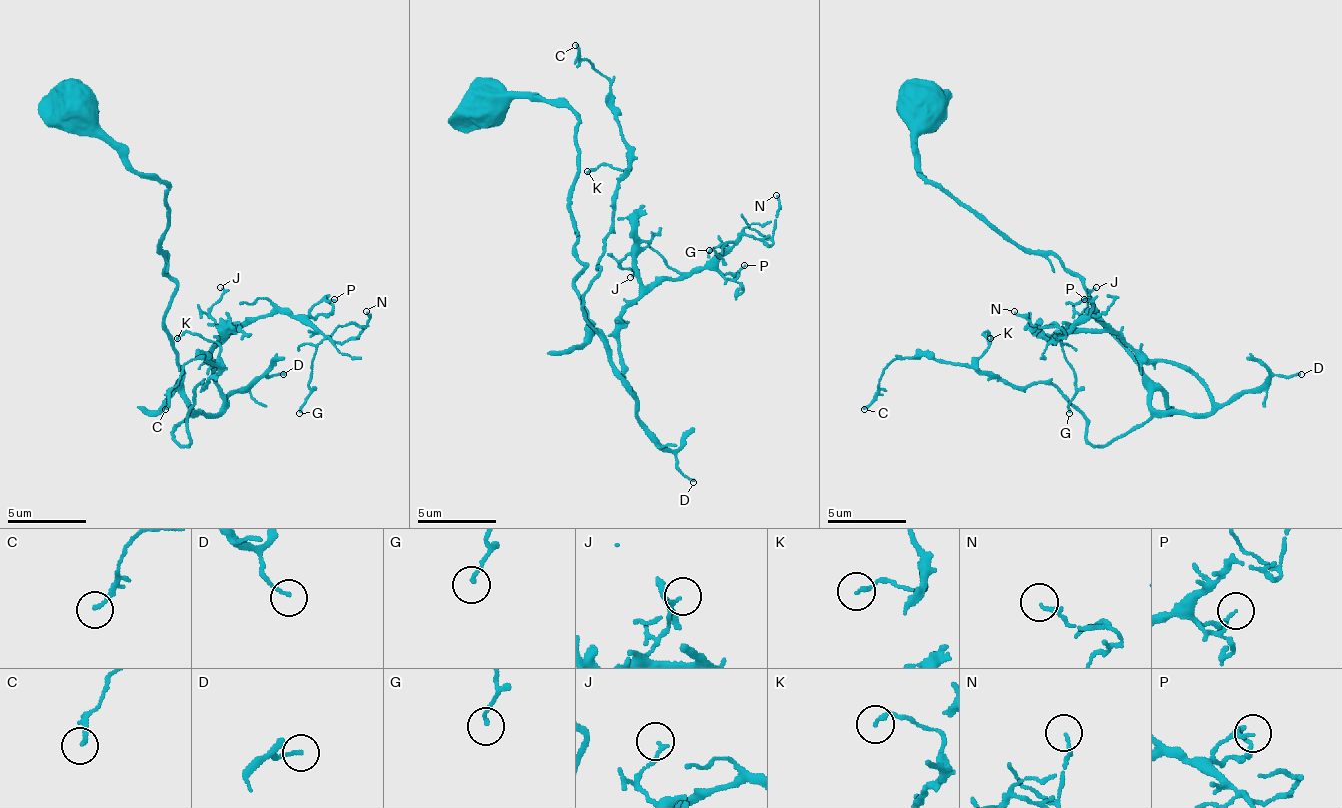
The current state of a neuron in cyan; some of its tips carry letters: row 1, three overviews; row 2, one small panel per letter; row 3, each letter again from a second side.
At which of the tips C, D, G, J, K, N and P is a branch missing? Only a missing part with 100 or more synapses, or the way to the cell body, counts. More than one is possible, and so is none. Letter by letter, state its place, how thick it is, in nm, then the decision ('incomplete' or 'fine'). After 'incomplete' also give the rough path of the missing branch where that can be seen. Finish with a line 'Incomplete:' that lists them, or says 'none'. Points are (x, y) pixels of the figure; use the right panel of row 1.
C: at (864, 409); 170 nm thick; fine
D: at (1301, 374); 120 nm thick; fine
G: at (1069, 413); 130 nm thick; fine
J: at (1096, 287); 150 nm thick; fine
K: at (990, 338); 160 nm thick; fine
N: at (1014, 311); 150 nm thick; fine
P: at (1084, 299); 180 nm thick; fine
Incomplete: none

